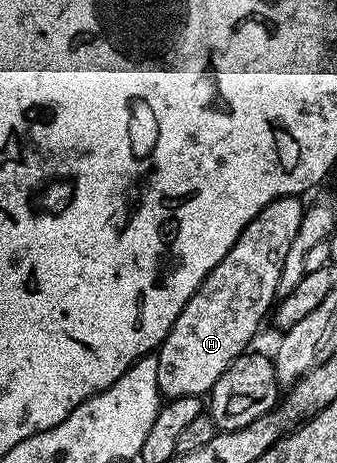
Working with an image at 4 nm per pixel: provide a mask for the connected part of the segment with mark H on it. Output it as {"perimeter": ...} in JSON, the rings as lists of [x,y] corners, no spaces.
{"perimeter":[[[298,196],[278,197],[273,199],[258,213],[241,231],[237,243],[233,243],[231,250],[209,271],[209,275],[197,287],[197,291],[185,303],[181,315],[173,323],[169,335],[157,350],[157,383],[160,394],[164,398],[173,397],[203,397],[210,394],[211,389],[225,375],[225,371],[243,353],[248,352],[251,340],[263,321],[263,316],[272,312],[276,304],[277,283],[281,279],[281,267],[285,263],[285,255],[289,255],[289,247],[297,230],[301,227],[301,219],[305,212],[305,205]]]}

